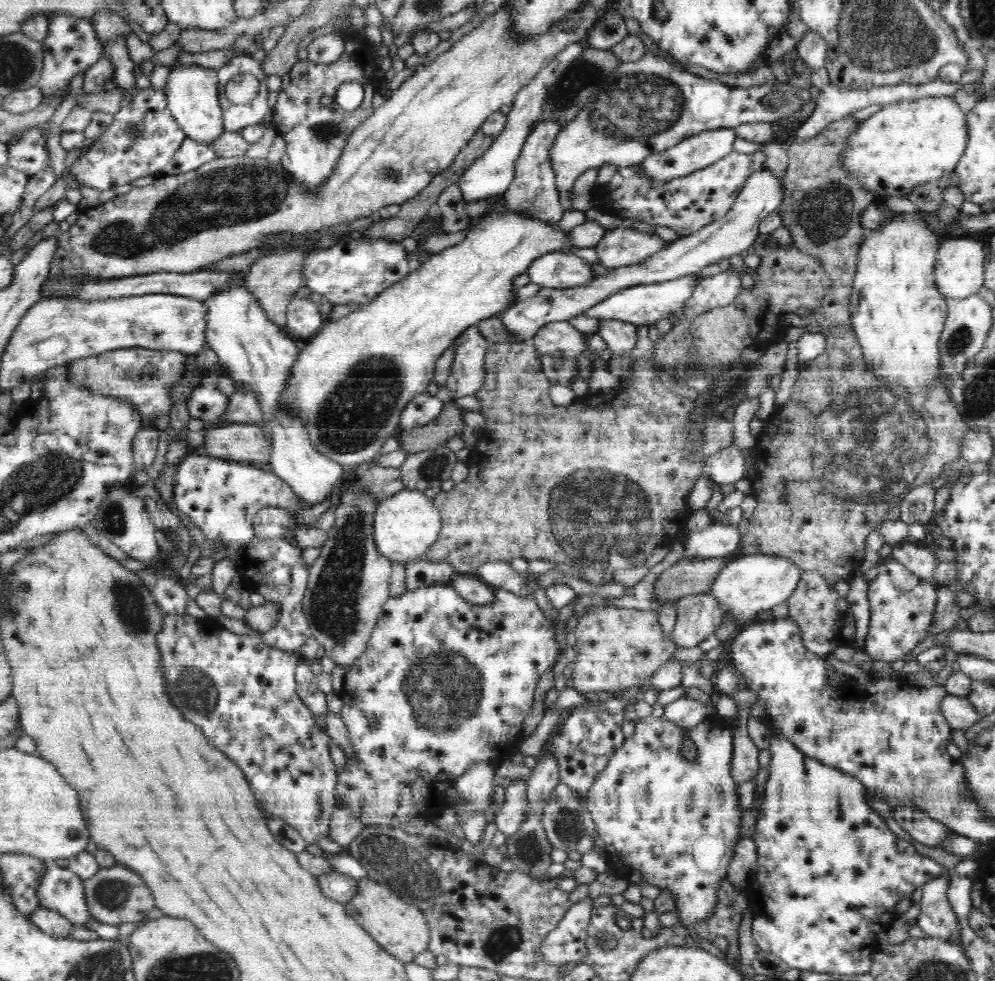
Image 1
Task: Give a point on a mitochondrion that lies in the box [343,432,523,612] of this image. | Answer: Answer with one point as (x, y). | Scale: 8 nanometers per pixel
(432, 467)

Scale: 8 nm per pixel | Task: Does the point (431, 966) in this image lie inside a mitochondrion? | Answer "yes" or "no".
no

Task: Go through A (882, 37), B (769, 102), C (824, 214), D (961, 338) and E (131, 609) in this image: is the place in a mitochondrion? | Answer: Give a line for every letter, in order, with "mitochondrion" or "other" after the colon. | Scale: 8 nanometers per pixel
A: mitochondrion
B: mitochondrion
C: mitochondrion
D: mitochondrion
E: mitochondrion

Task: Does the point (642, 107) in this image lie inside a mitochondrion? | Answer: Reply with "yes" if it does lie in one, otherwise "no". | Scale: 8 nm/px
yes

